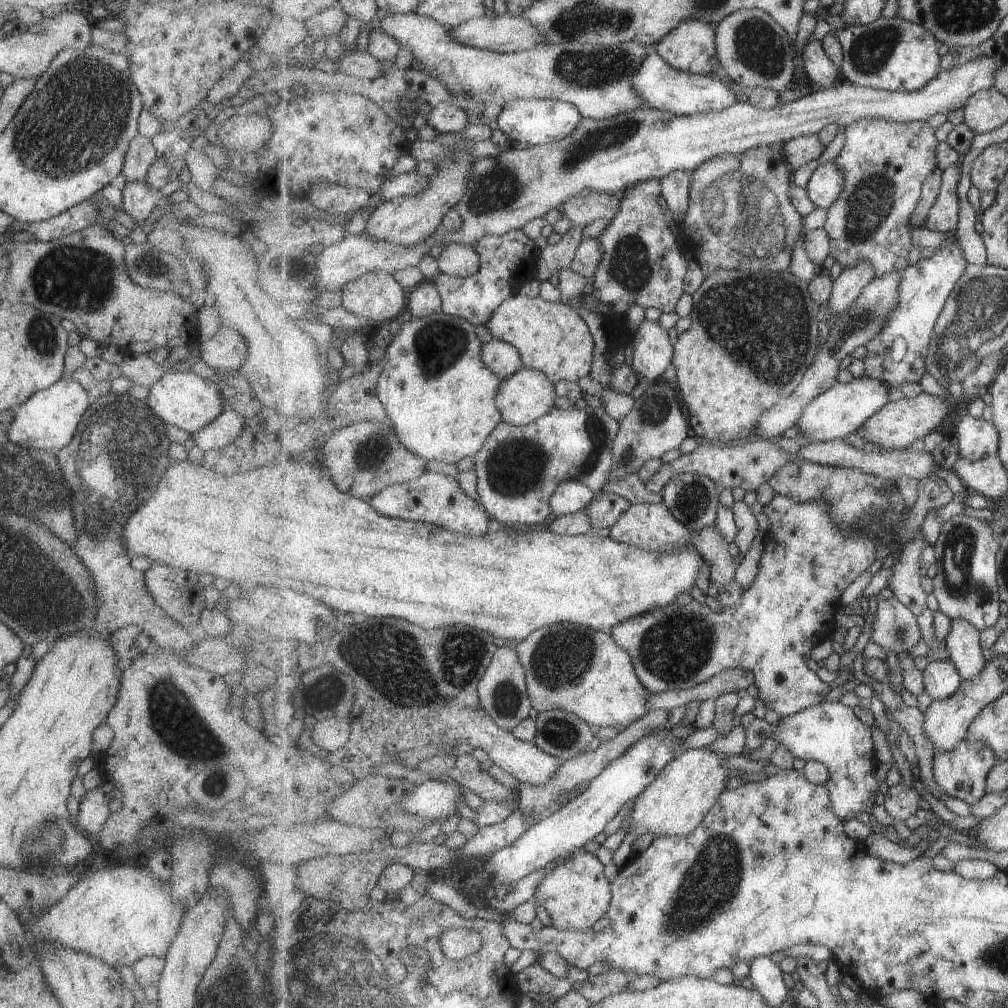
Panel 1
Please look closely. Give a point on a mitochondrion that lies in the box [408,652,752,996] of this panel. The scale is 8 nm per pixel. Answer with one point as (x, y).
(712, 882)

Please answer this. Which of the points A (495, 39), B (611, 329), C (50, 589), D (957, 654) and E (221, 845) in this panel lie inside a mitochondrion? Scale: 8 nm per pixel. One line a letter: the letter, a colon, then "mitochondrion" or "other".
A: other
B: other
C: mitochondrion
D: other
E: other

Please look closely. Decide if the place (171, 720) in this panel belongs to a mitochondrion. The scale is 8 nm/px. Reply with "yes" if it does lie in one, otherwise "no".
yes

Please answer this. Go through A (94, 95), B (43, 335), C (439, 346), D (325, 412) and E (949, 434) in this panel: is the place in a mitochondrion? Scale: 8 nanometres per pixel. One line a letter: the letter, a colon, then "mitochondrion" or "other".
A: mitochondrion
B: mitochondrion
C: mitochondrion
D: other
E: other

